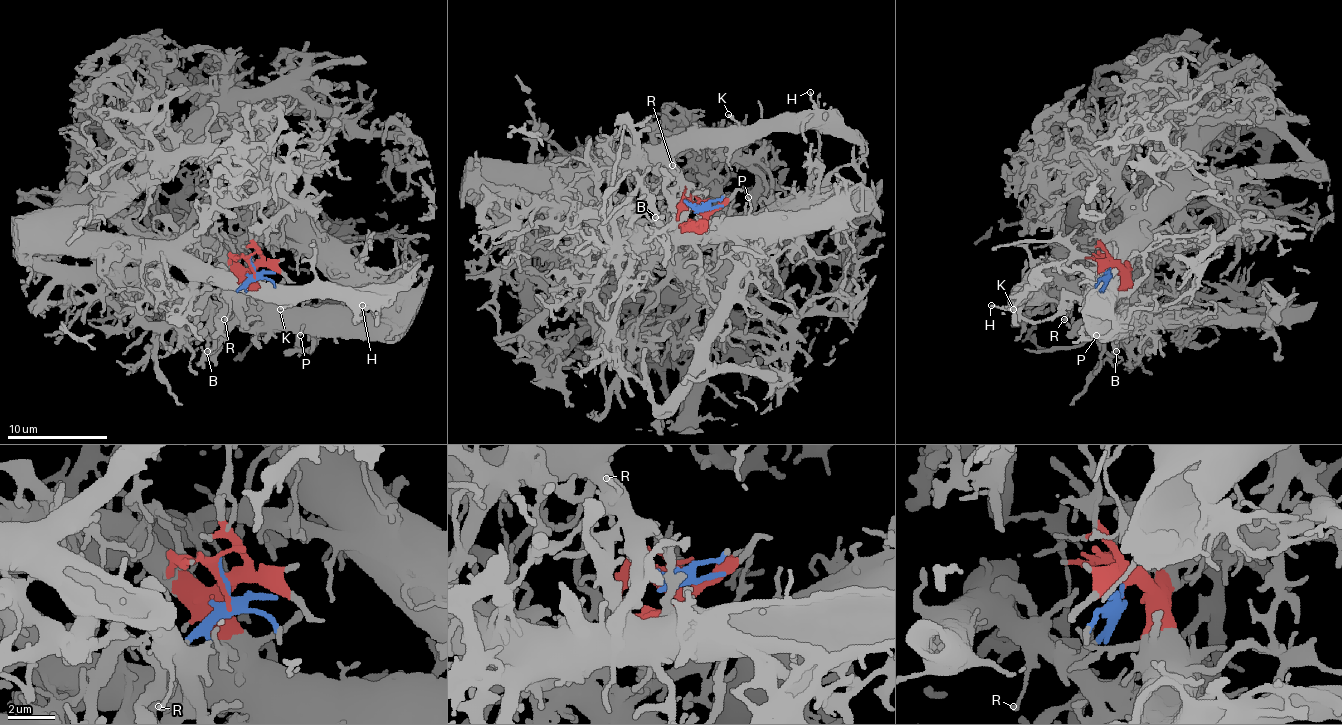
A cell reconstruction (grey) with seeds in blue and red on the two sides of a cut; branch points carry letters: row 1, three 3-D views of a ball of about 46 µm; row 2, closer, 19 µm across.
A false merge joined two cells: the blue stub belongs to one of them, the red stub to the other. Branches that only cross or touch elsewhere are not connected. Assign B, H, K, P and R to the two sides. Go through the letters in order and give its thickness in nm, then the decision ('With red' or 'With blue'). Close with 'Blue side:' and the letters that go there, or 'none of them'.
B: Thickness 200 nm. With red
H: Thickness 110 nm. With blue
K: Thickness 180 nm. With blue
P: Thickness 150 nm. With red
R: Thickness 150 nm. With blue
Blue side: H, K, R

